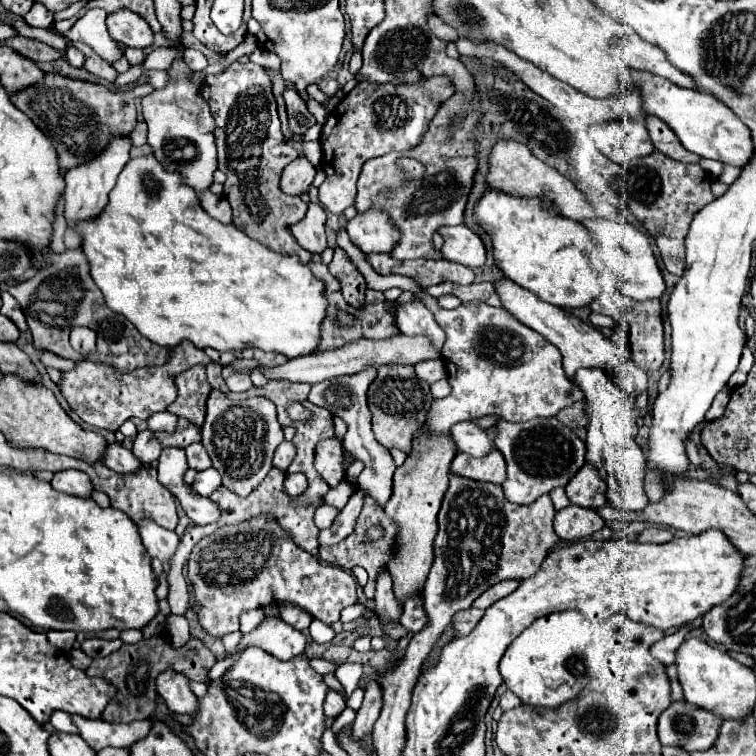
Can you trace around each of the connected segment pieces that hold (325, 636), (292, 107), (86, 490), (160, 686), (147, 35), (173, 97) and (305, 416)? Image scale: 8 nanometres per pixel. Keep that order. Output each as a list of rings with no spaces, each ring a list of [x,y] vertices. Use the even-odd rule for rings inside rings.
[[[318,619],[312,621],[312,625],[310,625],[308,631],[310,631],[310,637],[312,637],[314,641],[318,641],[318,643],[328,643],[328,641],[332,641],[334,635],[336,635],[330,625],[326,625],[326,623],[318,621]]]
[[[286,89],[284,91],[284,101],[286,101],[286,109],[288,109],[290,131],[292,133],[306,133],[316,123],[316,119],[308,111],[304,99],[294,89]]]
[[[78,469],[58,471],[58,475],[54,475],[52,479],[52,487],[56,491],[62,491],[66,495],[76,495],[76,497],[92,497],[94,491],[90,477]]]
[[[166,669],[156,679],[156,689],[164,697],[166,705],[174,713],[198,713],[198,697],[190,689],[190,679],[174,669]]]
[[[128,9],[108,13],[106,27],[110,35],[126,47],[148,47],[154,39],[150,25],[140,15]]]
[[[176,59],[172,67],[168,69],[170,83],[166,89],[156,89],[152,95],[142,97],[142,113],[144,121],[148,125],[148,145],[152,147],[156,159],[168,169],[176,171],[180,169],[186,183],[190,187],[198,189],[202,207],[210,213],[210,217],[218,219],[220,223],[232,223],[232,207],[228,201],[222,201],[222,197],[210,193],[212,173],[218,167],[216,159],[216,145],[214,145],[214,119],[208,109],[208,103],[200,101],[200,87],[188,81],[190,69],[186,63]]]
[[[294,401],[294,403],[288,405],[288,415],[290,415],[293,420],[308,420],[311,417],[310,412],[304,409],[304,405],[298,403],[298,401]]]

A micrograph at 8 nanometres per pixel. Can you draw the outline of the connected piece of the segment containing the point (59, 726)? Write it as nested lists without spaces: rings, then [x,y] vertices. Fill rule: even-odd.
[[[52,711],[50,723],[52,723],[52,727],[54,727],[56,731],[64,731],[64,733],[76,733],[76,731],[78,731],[66,711]]]

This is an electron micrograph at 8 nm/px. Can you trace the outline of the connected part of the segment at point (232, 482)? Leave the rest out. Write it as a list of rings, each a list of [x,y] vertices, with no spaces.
[[[212,389],[208,397],[206,421],[202,425],[202,445],[206,447],[212,467],[222,475],[224,487],[230,487],[238,495],[248,495],[272,469],[274,449],[285,440],[291,441],[295,435],[293,427],[283,428],[276,419],[276,407],[270,399],[250,397],[242,401],[228,399],[222,391]]]

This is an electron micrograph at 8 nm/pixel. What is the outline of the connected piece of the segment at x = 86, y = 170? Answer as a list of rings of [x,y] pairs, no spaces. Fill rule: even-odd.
[[[116,135],[116,137],[112,137],[106,143],[106,147],[94,159],[90,159],[86,163],[80,163],[78,167],[74,167],[74,169],[70,169],[66,173],[66,221],[68,221],[68,231],[64,235],[66,249],[68,249],[68,245],[72,245],[72,247],[78,247],[80,245],[78,235],[70,229],[70,225],[76,219],[92,219],[106,205],[108,193],[114,189],[116,179],[118,179],[120,171],[124,169],[124,163],[130,159],[130,149],[132,149],[130,137]]]

